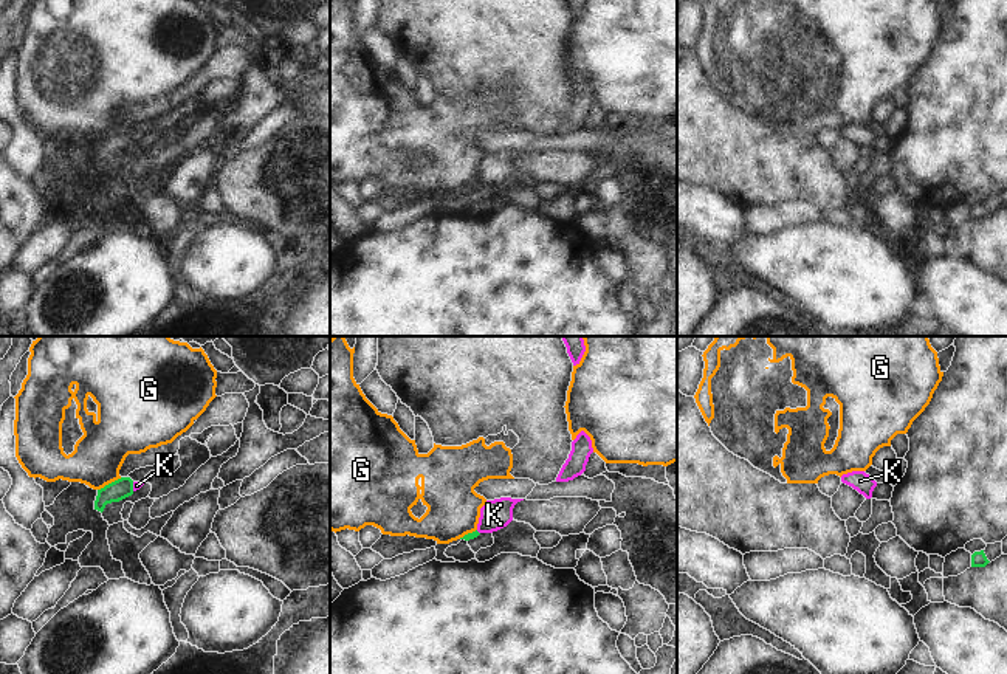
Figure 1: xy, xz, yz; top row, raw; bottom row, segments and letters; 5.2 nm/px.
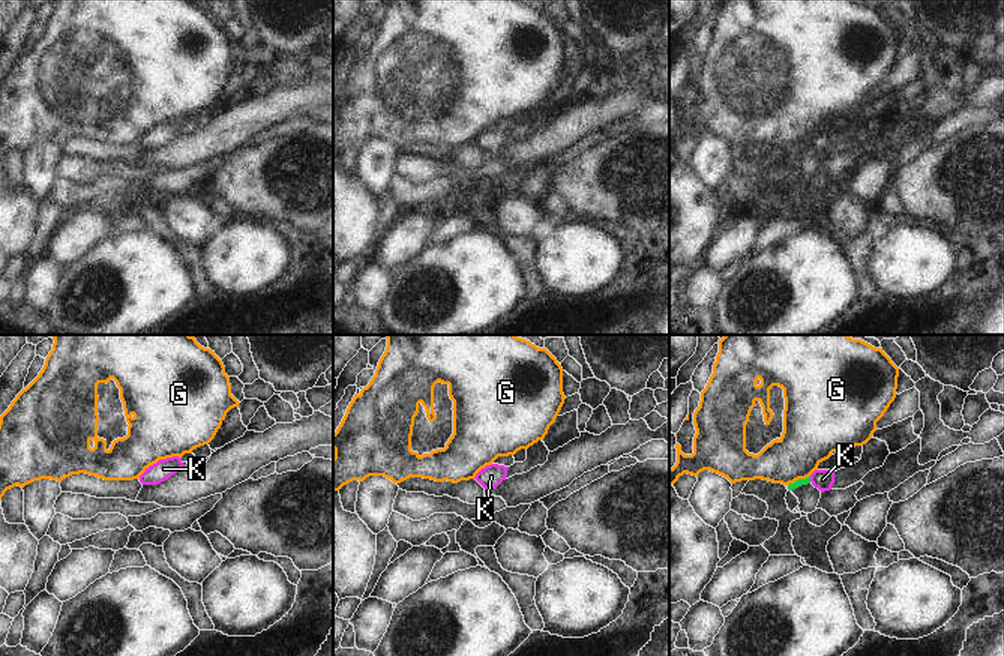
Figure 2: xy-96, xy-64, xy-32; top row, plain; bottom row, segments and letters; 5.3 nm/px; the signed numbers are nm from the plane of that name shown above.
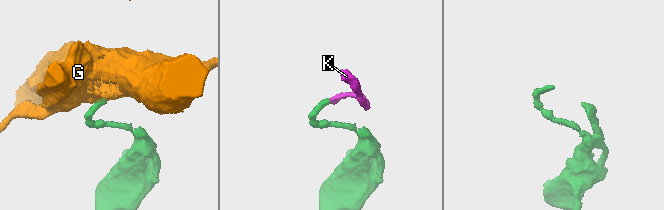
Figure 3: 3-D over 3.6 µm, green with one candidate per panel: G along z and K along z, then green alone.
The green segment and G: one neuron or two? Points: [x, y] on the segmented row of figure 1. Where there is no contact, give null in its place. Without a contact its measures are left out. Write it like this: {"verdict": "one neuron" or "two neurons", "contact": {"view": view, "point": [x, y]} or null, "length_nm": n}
{"verdict": "two neurons", "contact": {"view": "xy", "point": [109, 484]}, "length_nm": 140}

